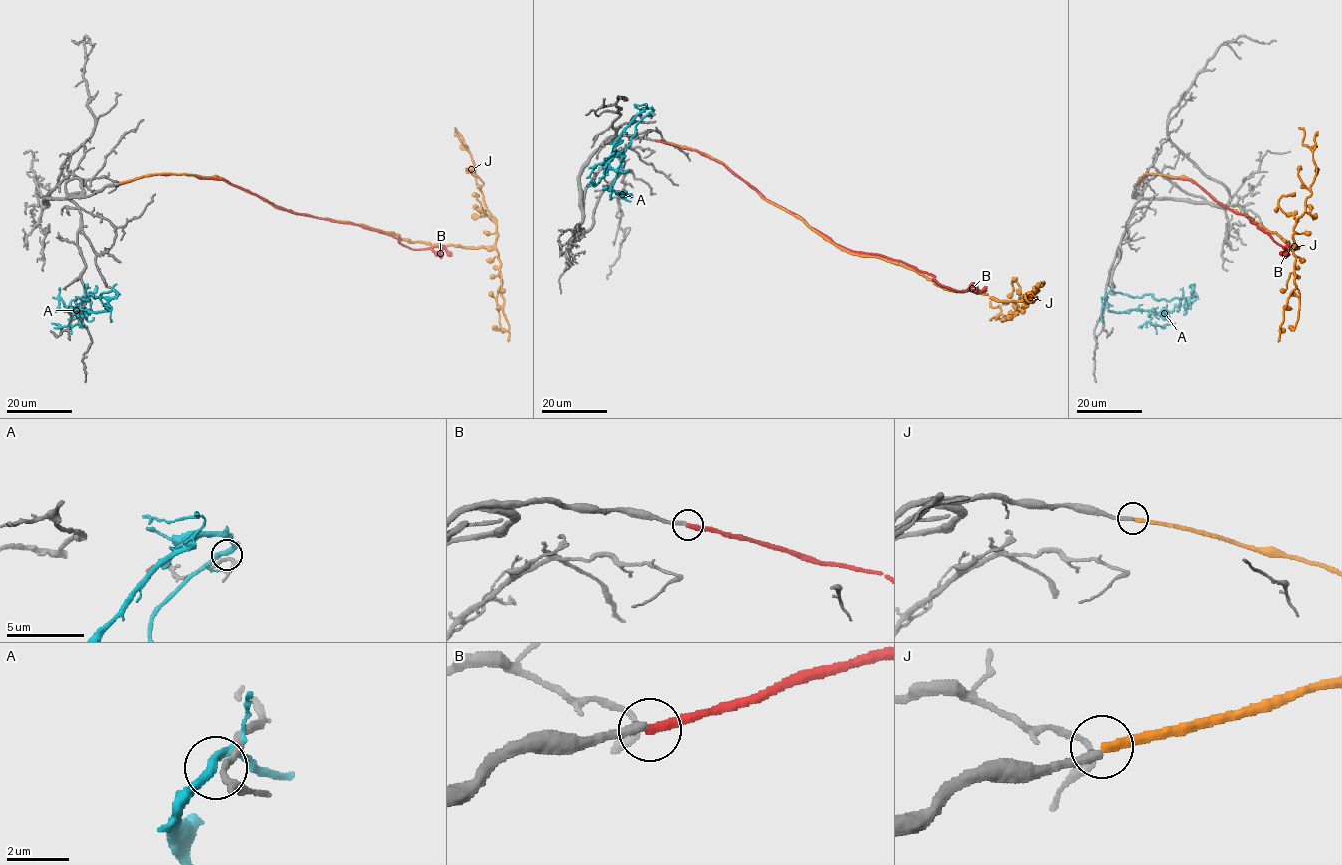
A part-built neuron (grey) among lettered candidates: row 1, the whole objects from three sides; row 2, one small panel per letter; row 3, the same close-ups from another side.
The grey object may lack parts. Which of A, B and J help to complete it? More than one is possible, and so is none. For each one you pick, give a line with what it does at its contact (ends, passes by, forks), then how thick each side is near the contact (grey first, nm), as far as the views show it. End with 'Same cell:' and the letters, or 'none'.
J: it ends; calibres 260 and 260 nm
Same cell: J

